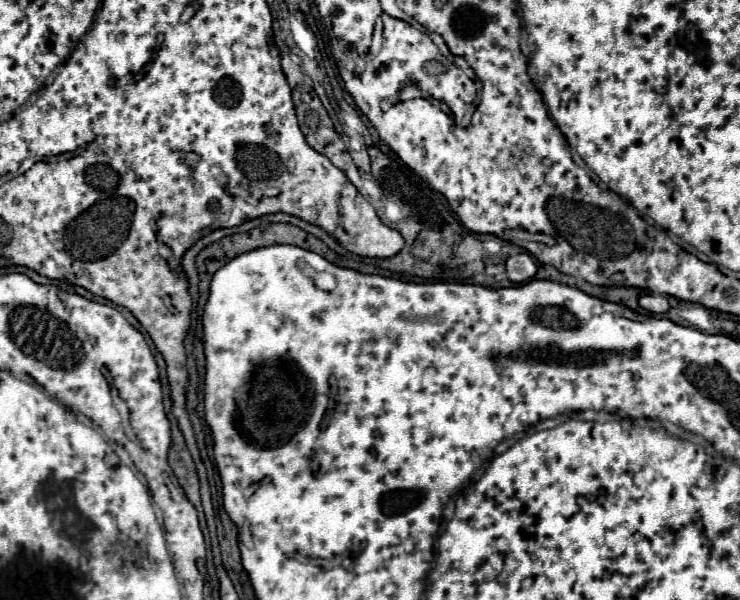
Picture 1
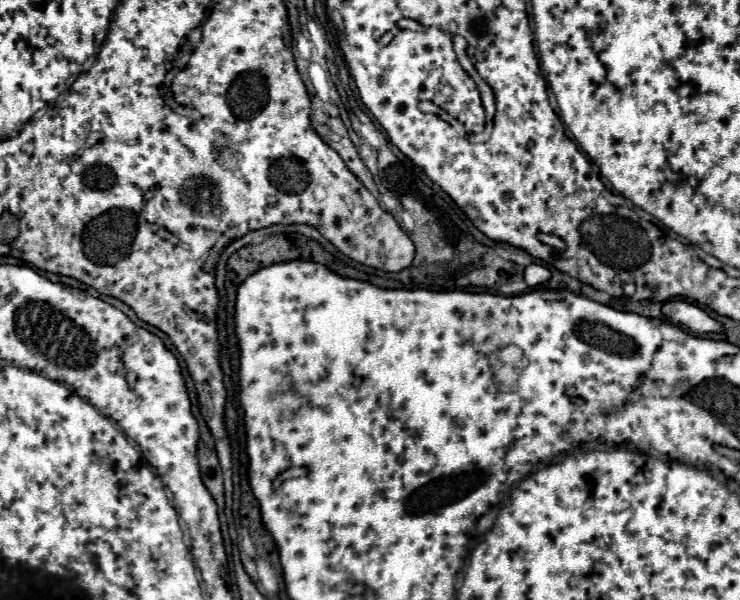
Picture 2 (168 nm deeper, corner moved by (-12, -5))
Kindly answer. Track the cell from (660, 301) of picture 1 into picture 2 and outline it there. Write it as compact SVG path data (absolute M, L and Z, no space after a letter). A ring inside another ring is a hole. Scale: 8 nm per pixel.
M676 299L676 301L666 301L662 307L664 317L674 323L674 325L684 325L694 333L706 335L706 333L722 333L724 325L716 319L712 319L704 309L700 309L694 303Z

